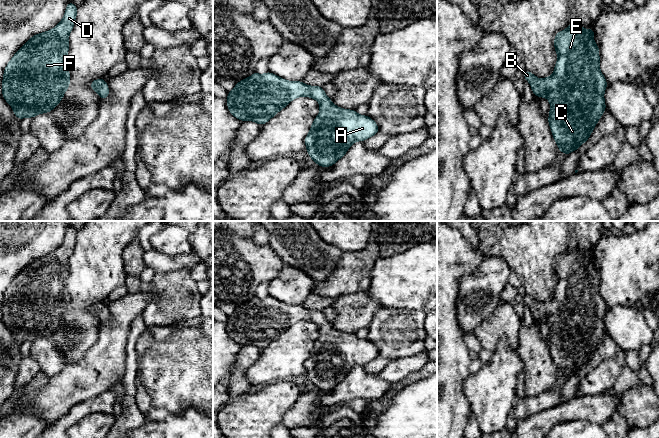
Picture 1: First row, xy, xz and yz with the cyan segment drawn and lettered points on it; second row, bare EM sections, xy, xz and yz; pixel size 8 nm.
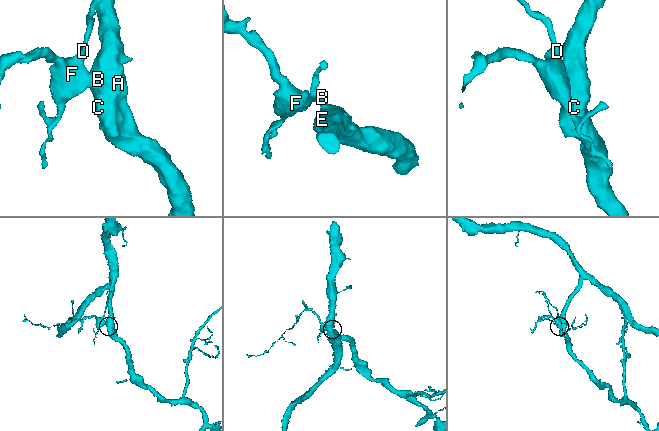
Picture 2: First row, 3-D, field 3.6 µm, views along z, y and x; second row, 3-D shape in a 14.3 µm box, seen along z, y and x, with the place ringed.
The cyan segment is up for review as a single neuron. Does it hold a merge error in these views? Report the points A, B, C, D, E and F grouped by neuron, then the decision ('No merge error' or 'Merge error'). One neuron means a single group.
Groups: A B C D E F. No merge error

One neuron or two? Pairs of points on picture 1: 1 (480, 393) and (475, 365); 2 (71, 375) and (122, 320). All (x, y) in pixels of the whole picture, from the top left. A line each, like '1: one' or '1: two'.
1: two
2: one

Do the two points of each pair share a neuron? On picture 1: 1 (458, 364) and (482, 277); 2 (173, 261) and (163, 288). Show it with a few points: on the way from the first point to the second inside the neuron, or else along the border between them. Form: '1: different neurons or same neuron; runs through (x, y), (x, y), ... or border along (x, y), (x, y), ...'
1: different neurons; border along (456, 311), (458, 325), (465, 334)
2: different neurons; border along (190, 268), (178, 268), (155, 273)

